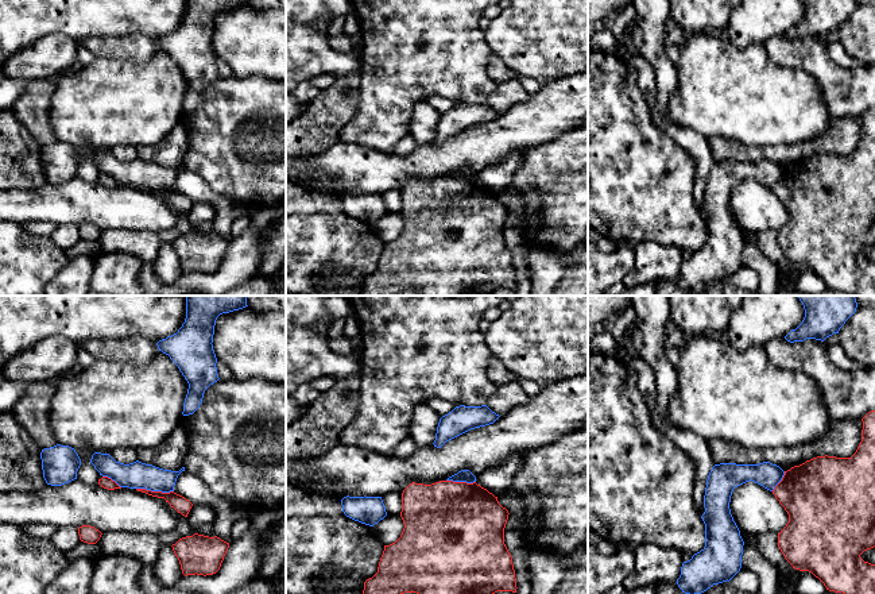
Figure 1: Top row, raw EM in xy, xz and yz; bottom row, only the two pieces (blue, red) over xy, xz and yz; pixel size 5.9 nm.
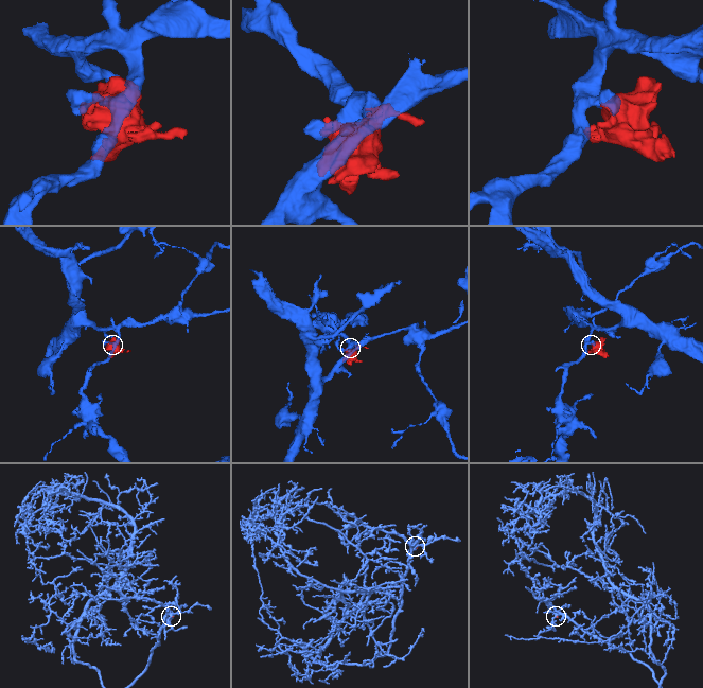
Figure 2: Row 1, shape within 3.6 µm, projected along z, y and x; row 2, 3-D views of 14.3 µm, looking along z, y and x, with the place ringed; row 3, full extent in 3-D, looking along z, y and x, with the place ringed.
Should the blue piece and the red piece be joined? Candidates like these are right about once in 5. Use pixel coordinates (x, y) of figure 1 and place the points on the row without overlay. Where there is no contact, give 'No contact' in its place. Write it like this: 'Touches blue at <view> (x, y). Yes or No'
Touches blue at xy (155, 188). No

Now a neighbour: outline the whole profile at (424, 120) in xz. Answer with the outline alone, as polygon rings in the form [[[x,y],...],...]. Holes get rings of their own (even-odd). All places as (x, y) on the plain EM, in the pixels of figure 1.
[[[426,100],[415,103],[410,119],[410,135],[418,144],[434,140],[440,116]]]

